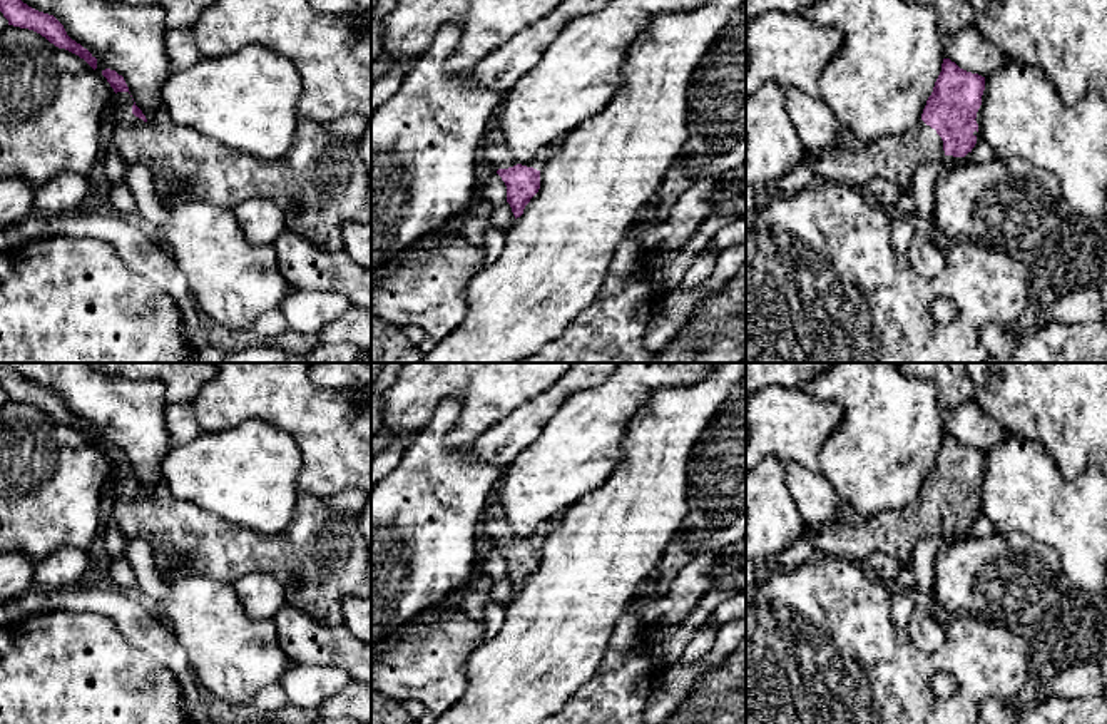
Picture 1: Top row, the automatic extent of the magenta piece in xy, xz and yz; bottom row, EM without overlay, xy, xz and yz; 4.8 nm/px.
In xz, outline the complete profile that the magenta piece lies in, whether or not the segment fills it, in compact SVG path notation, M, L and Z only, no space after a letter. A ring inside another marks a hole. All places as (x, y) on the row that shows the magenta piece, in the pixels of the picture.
M500 129L487 130L480 159L488 162L507 186L507 202L517 217L540 189L540 169L555 152L555 144L540 149L530 167L515 161Z

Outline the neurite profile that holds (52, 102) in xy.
M8 25L0 35L0 179L22 177L37 187L62 172L92 176L102 117L114 97L107 79L84 59Z

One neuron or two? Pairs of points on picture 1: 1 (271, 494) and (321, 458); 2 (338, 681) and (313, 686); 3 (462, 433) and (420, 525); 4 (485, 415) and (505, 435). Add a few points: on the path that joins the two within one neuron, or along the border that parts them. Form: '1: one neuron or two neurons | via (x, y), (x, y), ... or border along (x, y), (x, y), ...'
1: two neurons | border along (290, 437), (300, 455), (296, 480), (300, 490)
2: one neuron | via (331, 681), (320, 683)
3: two neurons | border along (460, 408), (457, 423), (445, 438), (448, 448)
4: two neurons | border along (529, 402), (515, 407), (490, 425), (472, 445)

